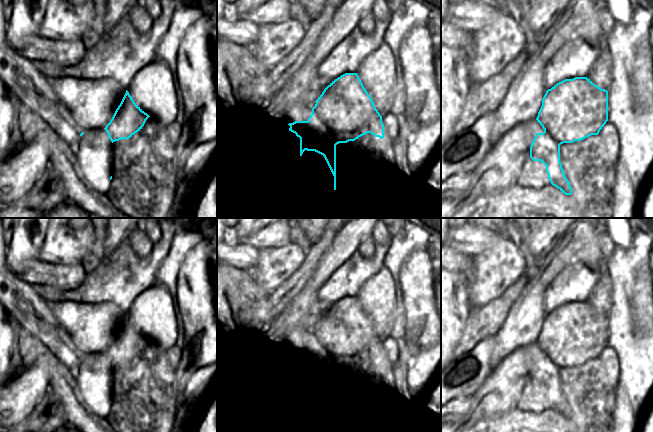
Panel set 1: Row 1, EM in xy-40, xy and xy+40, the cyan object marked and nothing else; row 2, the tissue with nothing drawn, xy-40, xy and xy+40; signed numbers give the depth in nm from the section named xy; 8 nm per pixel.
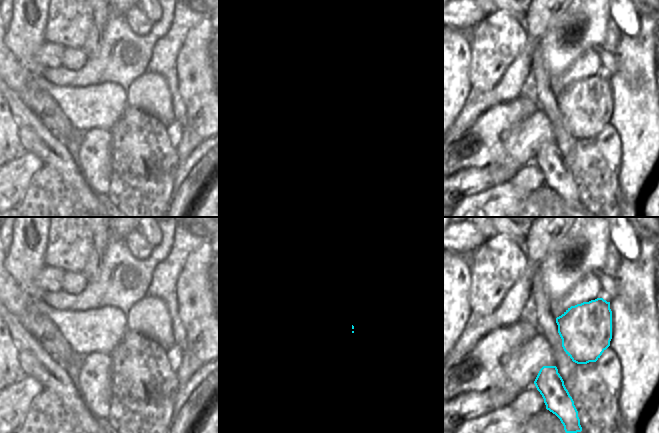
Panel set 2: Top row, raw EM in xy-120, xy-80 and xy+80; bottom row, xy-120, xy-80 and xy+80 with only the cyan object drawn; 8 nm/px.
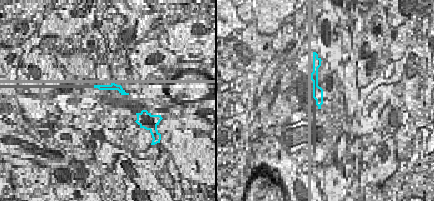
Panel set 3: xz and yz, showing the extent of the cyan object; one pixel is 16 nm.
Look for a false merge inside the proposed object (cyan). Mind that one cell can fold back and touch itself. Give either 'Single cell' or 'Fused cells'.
Fused cells

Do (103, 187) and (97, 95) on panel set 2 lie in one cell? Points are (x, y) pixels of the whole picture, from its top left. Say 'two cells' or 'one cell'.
two cells

